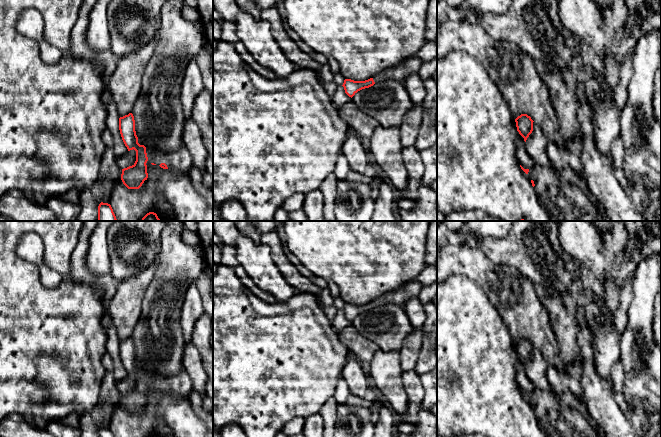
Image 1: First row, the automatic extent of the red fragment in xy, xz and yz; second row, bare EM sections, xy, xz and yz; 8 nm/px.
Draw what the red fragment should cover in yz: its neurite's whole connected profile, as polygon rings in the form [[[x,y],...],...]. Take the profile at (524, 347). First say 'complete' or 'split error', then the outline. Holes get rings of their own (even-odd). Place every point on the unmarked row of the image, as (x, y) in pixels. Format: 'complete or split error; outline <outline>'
complete; outline [[[521,338],[515,343],[517,355],[524,362],[526,366],[527,362],[533,355],[533,344],[527,338]]]

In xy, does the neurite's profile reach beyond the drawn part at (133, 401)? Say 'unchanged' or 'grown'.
grown

